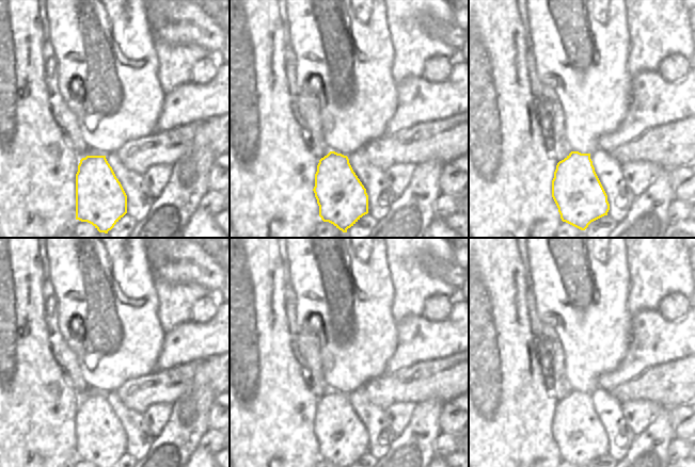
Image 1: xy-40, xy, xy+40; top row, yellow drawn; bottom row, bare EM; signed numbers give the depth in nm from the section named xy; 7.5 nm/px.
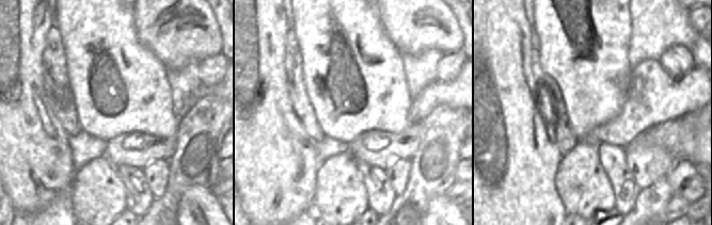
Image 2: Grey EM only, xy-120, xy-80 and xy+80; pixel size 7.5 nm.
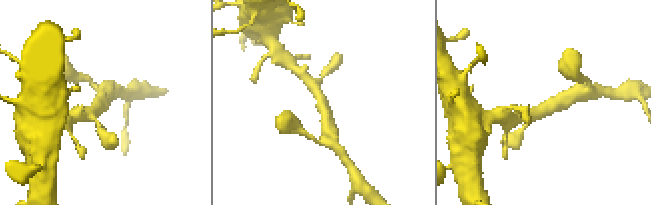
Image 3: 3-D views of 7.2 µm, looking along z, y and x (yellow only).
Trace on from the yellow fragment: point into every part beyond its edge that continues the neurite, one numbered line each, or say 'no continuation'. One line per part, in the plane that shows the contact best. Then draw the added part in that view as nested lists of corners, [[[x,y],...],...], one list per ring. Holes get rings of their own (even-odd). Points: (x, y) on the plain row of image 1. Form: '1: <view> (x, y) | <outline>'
no continuation

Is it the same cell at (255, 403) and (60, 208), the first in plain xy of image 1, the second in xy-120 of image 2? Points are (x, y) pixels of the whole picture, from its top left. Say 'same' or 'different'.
different

